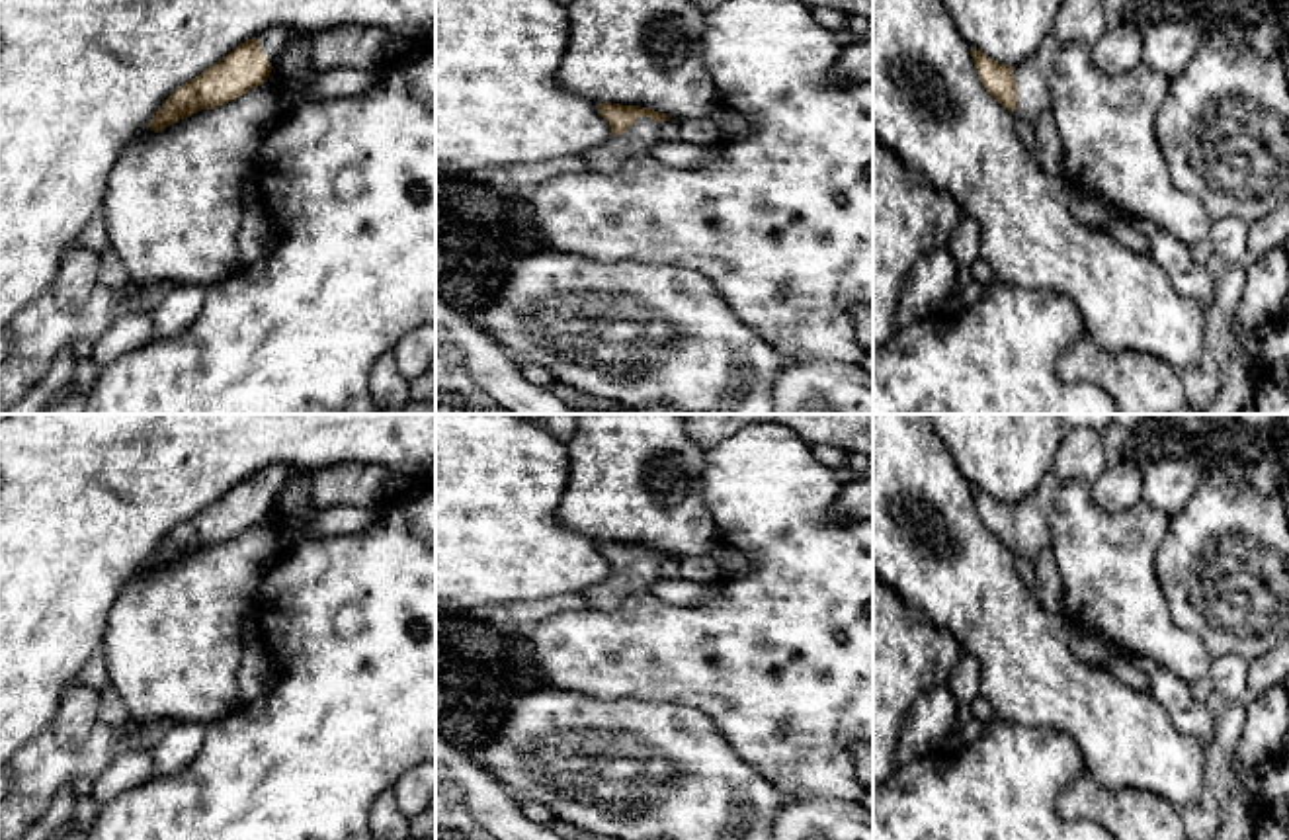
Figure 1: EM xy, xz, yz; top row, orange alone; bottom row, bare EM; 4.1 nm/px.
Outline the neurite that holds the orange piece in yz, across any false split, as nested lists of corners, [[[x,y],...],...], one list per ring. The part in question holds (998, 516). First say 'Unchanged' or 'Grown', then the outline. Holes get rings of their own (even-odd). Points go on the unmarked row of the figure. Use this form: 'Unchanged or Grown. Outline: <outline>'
Grown. Outline: [[[1049,471],[1037,488],[1016,504],[996,500],[971,486],[973,502],[986,529],[1002,541],[1012,555],[1031,563],[1051,543],[1051,512],[1060,488],[1055,471]]]

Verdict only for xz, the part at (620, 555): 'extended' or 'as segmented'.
extended

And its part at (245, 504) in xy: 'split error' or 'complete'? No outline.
split error

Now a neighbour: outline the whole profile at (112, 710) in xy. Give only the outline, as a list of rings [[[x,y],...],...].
[[[111,684],[100,692],[100,721],[111,727],[121,727],[129,721],[129,711]]]

